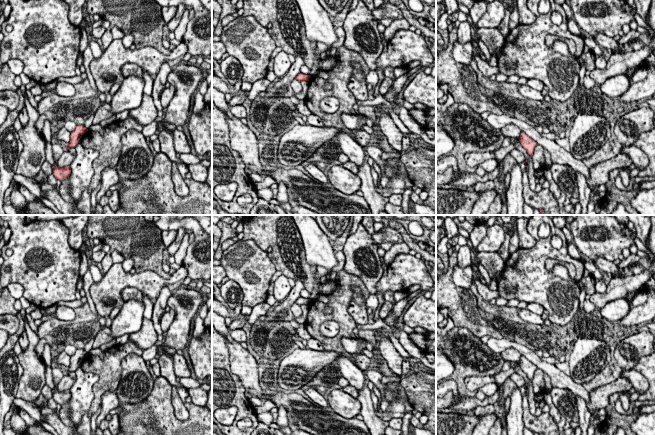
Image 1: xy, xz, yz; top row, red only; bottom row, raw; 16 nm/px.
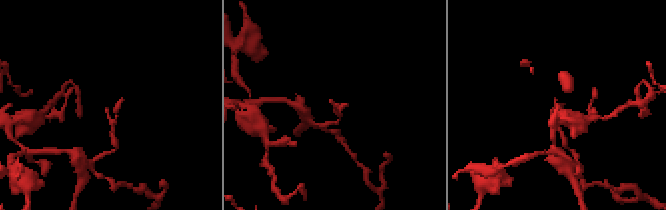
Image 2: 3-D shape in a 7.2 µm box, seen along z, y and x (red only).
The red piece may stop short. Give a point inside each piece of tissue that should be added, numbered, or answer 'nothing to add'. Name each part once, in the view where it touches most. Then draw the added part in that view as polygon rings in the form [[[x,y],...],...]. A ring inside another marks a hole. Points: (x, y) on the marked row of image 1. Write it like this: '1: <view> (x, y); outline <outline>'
nothing to add

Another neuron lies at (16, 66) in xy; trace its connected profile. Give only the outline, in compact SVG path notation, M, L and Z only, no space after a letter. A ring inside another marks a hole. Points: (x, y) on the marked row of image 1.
M10 59L6 64L8 65L10 71L16 76L19 76L21 73L23 73L24 63L21 60Z

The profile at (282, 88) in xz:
M295 57L295 62L291 64L289 71L281 77L273 87L266 89L265 91L259 93L262 99L267 97L291 97L294 94L294 91L291 87L291 82L295 77L301 73L301 67L305 65L305 62L302 57Z

